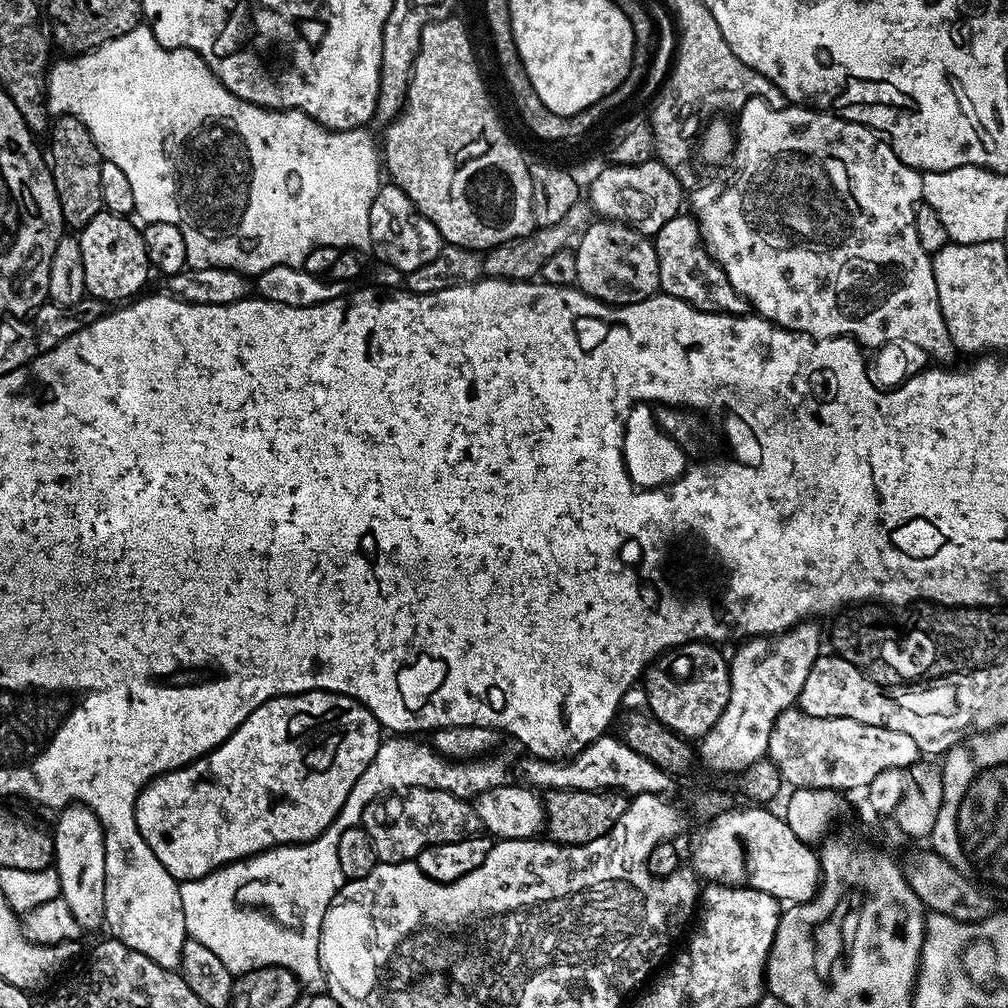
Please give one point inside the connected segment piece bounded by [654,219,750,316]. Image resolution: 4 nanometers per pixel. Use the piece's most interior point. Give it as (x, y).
(684, 265)

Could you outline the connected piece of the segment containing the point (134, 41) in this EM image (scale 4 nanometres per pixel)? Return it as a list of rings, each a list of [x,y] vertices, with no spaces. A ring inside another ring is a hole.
[[[137,26],[134,30],[130,30],[126,34],[122,34],[118,38],[114,38],[110,42],[106,42],[97,48],[91,48],[88,52],[69,55],[68,60],[60,60],[51,65],[46,77],[46,103],[49,113],[53,117],[73,116],[82,122],[82,126],[86,126],[86,130],[90,130],[90,138],[94,138],[94,146],[98,146],[101,157],[104,160],[114,162],[114,166],[118,166],[122,170],[122,174],[126,174],[126,178],[130,181],[130,187],[134,190],[134,206],[136,207],[135,215],[141,216],[144,222],[161,220],[176,226],[182,232],[182,237],[186,240],[186,264],[188,268],[202,267],[222,267],[229,268],[231,271],[243,273],[248,278],[255,278],[262,274],[262,270],[270,270],[270,266],[290,266],[291,268],[301,267],[306,258],[306,254],[310,254],[310,250],[314,250],[318,246],[334,246],[341,250],[368,250],[371,249],[370,242],[370,206],[374,202],[374,198],[378,194],[378,190],[382,187],[382,152],[378,147],[378,140],[368,133],[367,127],[351,128],[345,132],[333,132],[330,128],[324,128],[313,118],[307,116],[304,112],[298,112],[294,108],[286,108],[277,110],[274,108],[260,108],[257,104],[252,104],[248,100],[238,98],[230,90],[226,90],[226,86],[220,79],[208,69],[208,64],[194,50],[189,48],[163,48],[154,38],[151,28],[147,26]]]

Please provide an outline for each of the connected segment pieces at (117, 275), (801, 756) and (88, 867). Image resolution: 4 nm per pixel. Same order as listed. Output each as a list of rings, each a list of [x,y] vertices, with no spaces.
[[[101,210],[97,216],[90,218],[85,228],[79,229],[78,239],[82,246],[82,266],[86,273],[86,293],[89,297],[105,302],[128,302],[147,282],[150,265],[146,242],[143,241],[141,229],[135,228],[130,221],[128,216]]]
[[[796,706],[787,708],[782,714],[778,714],[778,718],[774,722],[774,728],[770,730],[770,740],[768,742],[768,751],[766,753],[768,763],[774,765],[778,770],[781,781],[783,781],[787,787],[789,784],[789,789],[792,790],[797,788],[836,788],[837,786],[841,789],[857,788],[857,790],[863,790],[867,788],[868,783],[870,783],[877,774],[882,774],[882,770],[909,768],[912,764],[917,763],[917,761],[921,759],[921,756],[922,753],[918,750],[918,746],[915,745],[906,734],[901,734],[898,730],[886,730],[882,726],[866,726],[862,722],[854,722],[854,718],[842,718],[841,720],[838,718],[814,718],[810,714],[801,712],[799,707]]]
[[[67,804],[59,809],[56,828],[51,829],[54,846],[54,867],[60,883],[59,899],[70,906],[70,914],[78,918],[81,929],[104,924],[106,894],[106,846],[100,819],[84,804]]]

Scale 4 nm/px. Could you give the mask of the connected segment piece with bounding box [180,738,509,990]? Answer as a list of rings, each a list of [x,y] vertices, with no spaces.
[[[384,738],[378,746],[378,754],[362,770],[362,778],[354,782],[354,790],[346,798],[338,818],[317,840],[305,844],[283,844],[260,852],[257,856],[247,856],[233,864],[222,866],[197,880],[185,880],[180,884],[182,894],[182,914],[186,930],[191,939],[202,942],[234,974],[258,970],[266,966],[279,966],[290,970],[296,980],[305,989],[320,990],[324,988],[324,971],[318,958],[318,942],[322,930],[322,918],[336,892],[344,885],[342,862],[338,862],[338,842],[346,830],[357,827],[363,821],[366,806],[389,794],[403,792],[406,788],[429,788],[454,794],[458,798],[471,801],[486,790],[505,784],[509,779],[508,772],[500,760],[475,758],[466,760],[448,759],[438,753],[431,743],[419,744],[416,738]]]

